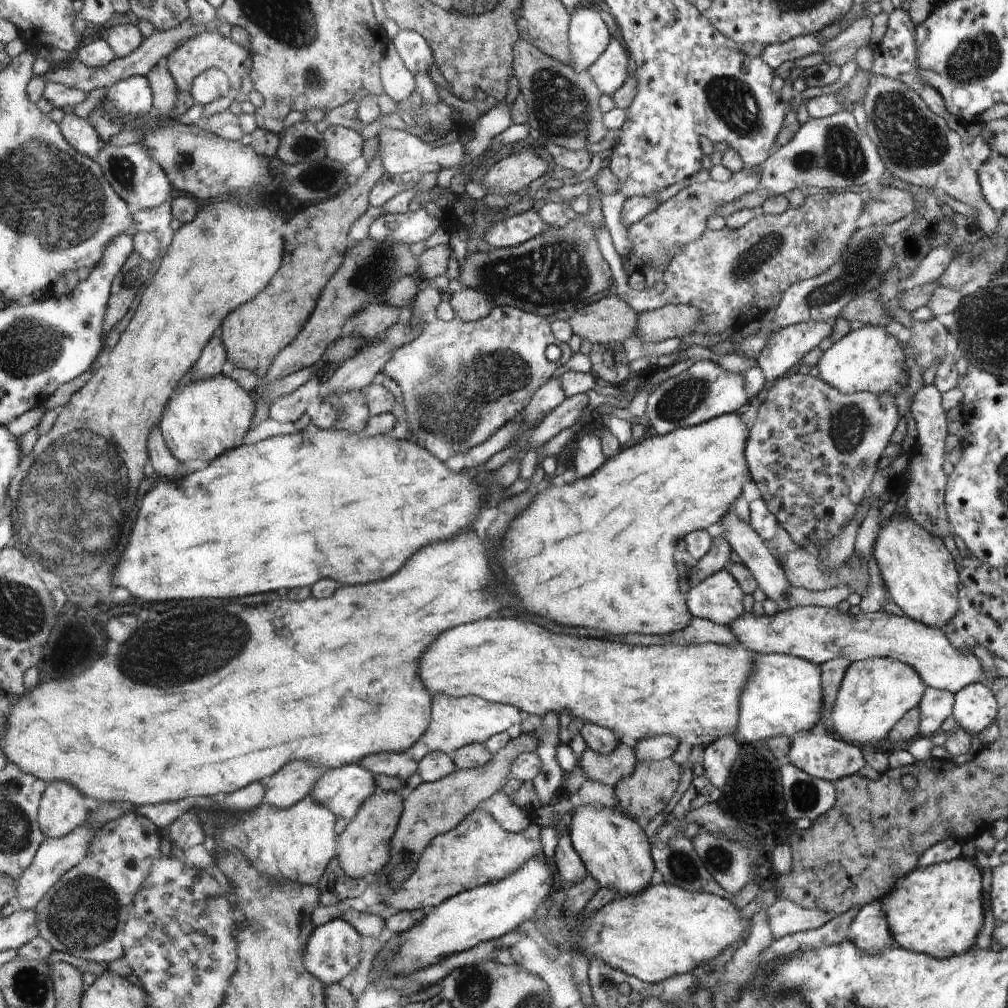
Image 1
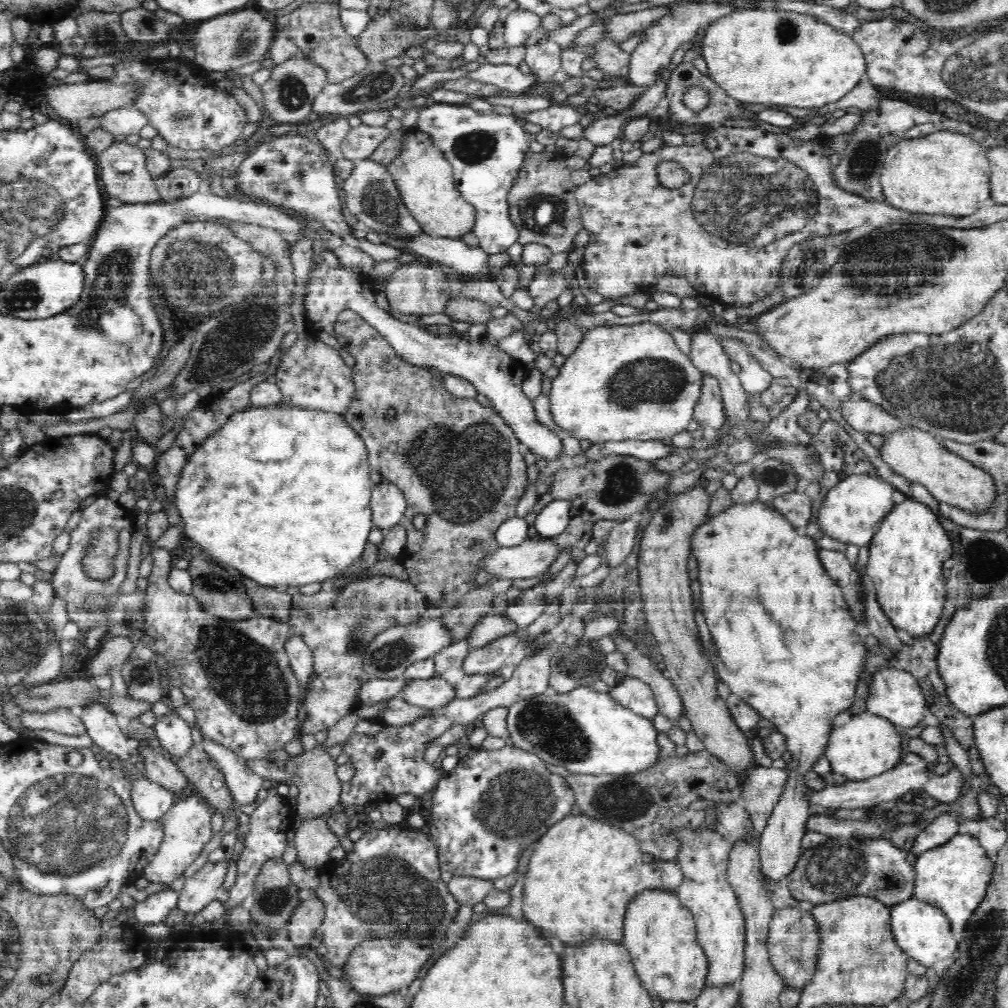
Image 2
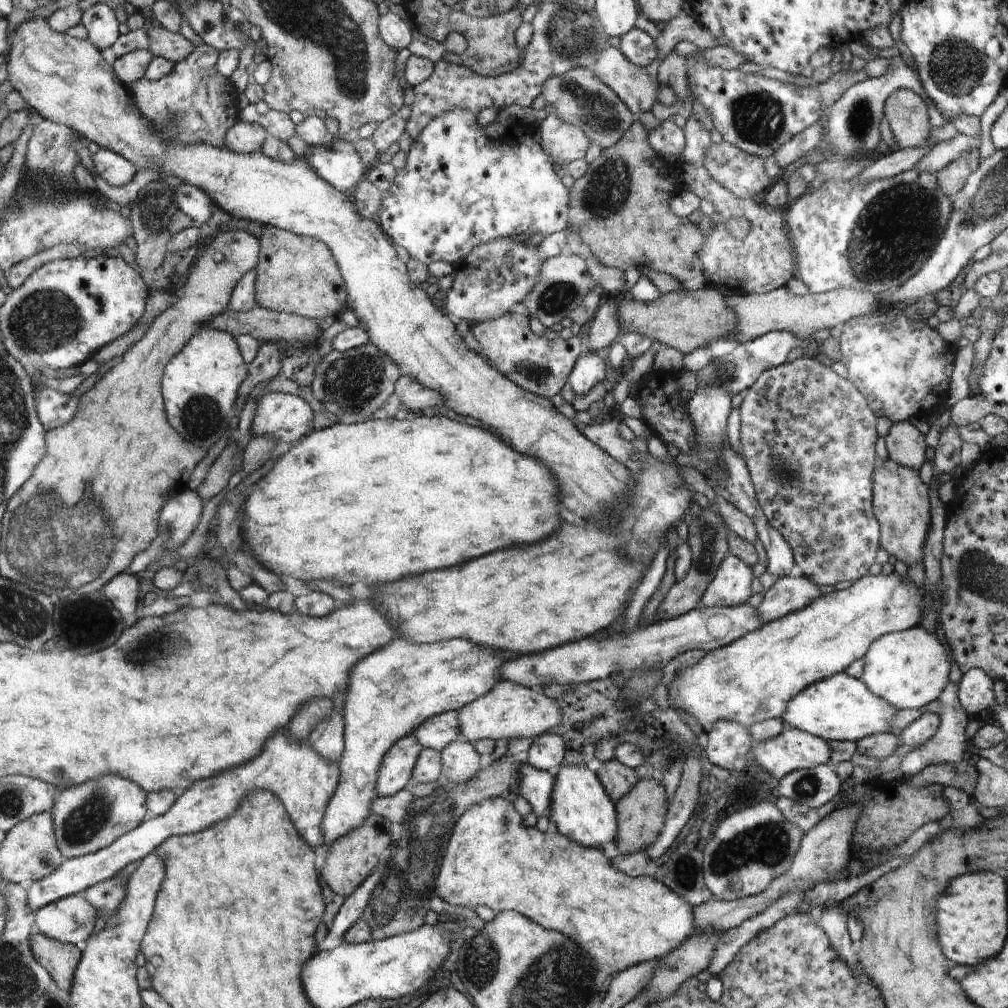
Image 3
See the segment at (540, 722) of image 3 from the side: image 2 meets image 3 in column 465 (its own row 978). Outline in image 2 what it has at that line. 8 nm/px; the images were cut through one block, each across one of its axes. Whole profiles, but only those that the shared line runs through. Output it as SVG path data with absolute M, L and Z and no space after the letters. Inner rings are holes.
M707 827L693 829L673 829L680 840L677 867L682 872L680 884L674 889L682 906L693 914L697 926L698 942L709 959L709 976L705 986L715 987L739 981L745 967L745 915L742 914L737 891L728 881L729 854L734 848L730 840L719 829ZM706 842L706 846L698 846ZM716 842L716 846L714 846Z

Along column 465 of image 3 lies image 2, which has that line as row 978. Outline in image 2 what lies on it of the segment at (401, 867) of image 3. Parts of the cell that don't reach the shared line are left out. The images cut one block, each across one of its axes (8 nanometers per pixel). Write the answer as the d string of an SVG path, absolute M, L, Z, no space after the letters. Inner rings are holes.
M798 907L775 909L769 924L769 940L766 942L770 963L781 975L786 987L802 989L813 980L820 961L821 933L817 919Z

